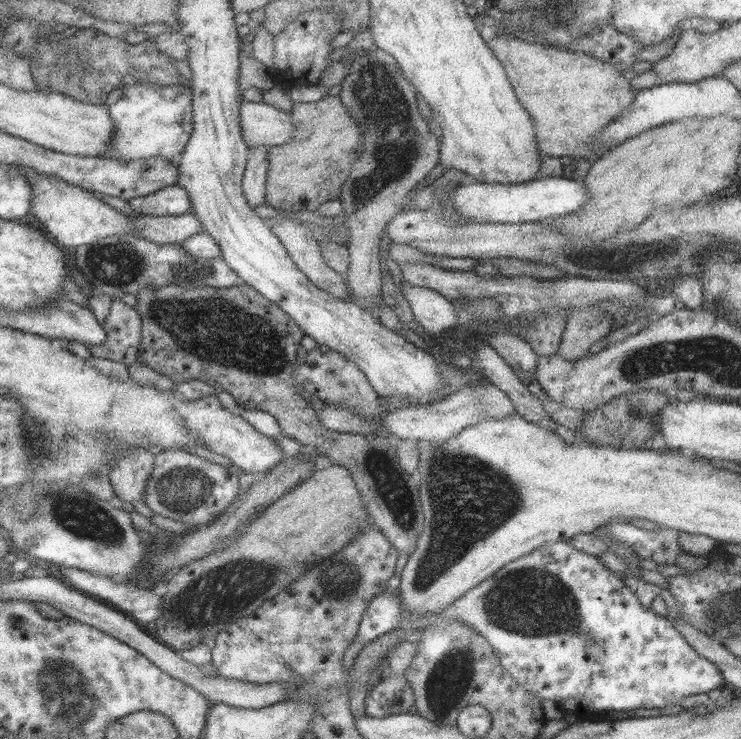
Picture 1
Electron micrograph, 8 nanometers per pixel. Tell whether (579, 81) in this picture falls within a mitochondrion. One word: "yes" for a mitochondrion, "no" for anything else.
no

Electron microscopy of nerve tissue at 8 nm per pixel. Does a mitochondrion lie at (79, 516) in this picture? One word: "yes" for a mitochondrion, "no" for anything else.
yes

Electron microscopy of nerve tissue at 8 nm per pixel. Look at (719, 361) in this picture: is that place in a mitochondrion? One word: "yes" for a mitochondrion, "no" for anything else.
yes

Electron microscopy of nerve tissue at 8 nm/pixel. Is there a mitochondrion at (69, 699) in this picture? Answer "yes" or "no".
yes

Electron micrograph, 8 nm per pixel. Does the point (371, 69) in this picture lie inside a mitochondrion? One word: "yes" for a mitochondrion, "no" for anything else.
no

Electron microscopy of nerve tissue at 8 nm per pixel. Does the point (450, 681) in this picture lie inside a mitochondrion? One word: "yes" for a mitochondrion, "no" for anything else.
yes

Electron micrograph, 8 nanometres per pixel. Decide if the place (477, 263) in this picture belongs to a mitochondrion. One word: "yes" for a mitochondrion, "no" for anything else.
no

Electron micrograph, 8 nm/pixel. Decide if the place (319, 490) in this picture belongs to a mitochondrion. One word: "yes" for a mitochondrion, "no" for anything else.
no

